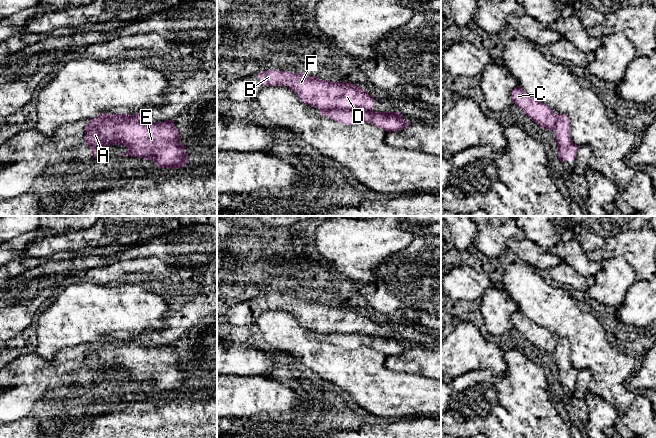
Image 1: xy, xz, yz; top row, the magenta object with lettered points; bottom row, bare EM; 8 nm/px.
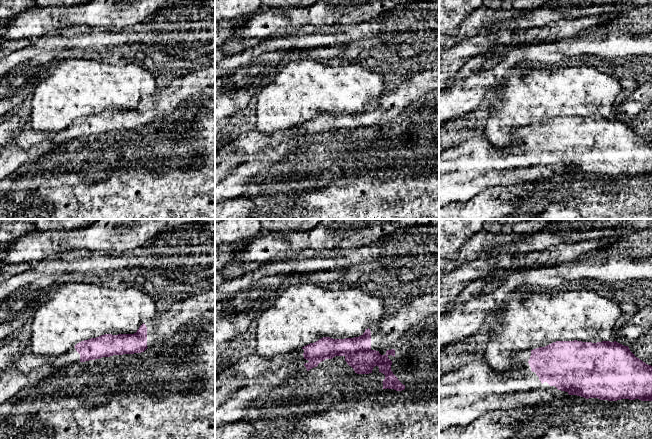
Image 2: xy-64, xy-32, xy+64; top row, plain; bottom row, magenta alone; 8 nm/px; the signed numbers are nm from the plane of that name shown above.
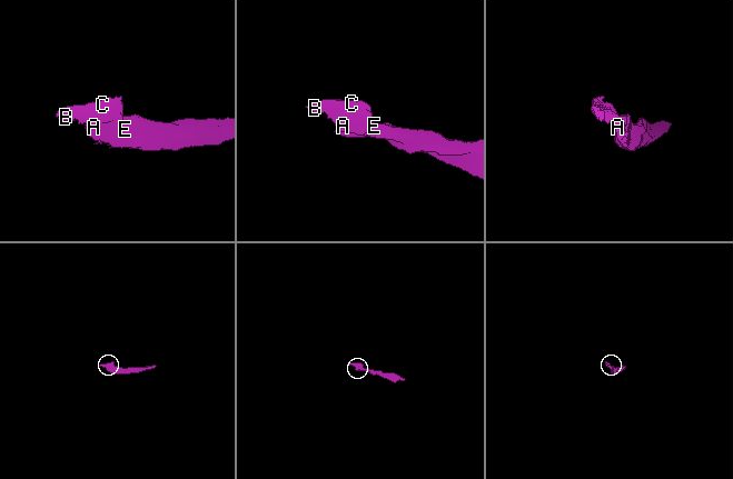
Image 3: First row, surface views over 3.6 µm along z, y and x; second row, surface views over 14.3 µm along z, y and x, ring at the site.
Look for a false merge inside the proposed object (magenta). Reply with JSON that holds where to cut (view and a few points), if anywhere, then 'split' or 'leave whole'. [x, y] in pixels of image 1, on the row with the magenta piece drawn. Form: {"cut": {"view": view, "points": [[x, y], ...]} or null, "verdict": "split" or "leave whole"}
{"cut": {"view": "xy", "points": [[148, 121], [109, 117], [98, 124], [89, 123]]}, "verdict": "split"}

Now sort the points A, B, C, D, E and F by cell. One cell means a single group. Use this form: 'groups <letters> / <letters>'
groups A E / B C D F

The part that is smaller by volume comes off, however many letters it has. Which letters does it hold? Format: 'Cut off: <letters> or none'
Cut off: B, C, D, F

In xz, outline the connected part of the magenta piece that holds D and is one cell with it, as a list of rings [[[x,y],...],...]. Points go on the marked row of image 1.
[[[267,70],[257,75],[264,86],[285,84],[293,90],[299,99],[320,111],[333,108],[372,110],[374,97],[356,84],[331,82],[318,76],[288,71]]]

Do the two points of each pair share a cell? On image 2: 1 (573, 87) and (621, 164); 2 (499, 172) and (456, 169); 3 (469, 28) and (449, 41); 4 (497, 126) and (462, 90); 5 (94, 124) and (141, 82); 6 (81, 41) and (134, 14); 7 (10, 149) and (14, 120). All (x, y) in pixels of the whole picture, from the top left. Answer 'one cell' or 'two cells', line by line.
1: two cells
2: one cell
3: one cell
4: two cells
5: two cells
6: two cells
7: one cell

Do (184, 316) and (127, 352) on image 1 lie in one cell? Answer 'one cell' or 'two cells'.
two cells

